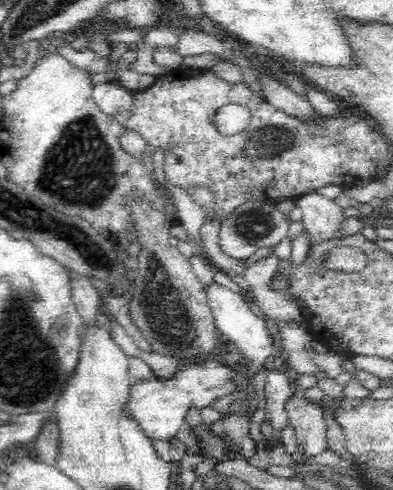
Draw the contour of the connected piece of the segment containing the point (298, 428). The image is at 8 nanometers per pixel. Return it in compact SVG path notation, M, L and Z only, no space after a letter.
M296 392L285 405L288 424L294 428L303 454L322 454L326 450L326 422L321 405L308 402Z

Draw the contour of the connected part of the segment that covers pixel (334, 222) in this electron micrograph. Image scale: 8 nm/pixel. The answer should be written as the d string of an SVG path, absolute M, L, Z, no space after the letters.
M316 190L295 200L303 212L302 229L310 234L310 244L336 237L336 229L343 220L343 209L334 200Z

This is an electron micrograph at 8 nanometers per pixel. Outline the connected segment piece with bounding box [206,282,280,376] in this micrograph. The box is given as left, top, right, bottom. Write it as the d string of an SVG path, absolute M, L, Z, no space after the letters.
M214 282L206 288L206 293L207 303L217 331L224 340L231 341L243 356L252 362L249 372L252 376L256 375L261 365L264 365L273 356L280 354L279 347L274 345L274 338L270 334L270 322L255 310L250 300L239 293L232 292L224 285Z

